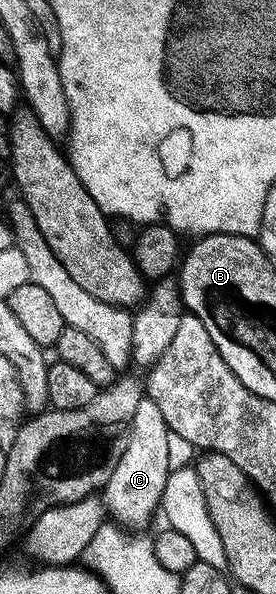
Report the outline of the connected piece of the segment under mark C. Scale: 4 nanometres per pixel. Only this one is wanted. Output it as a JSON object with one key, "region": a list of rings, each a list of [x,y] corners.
{"region":[[[142,398],[128,431],[126,450],[122,458],[118,458],[118,466],[114,466],[102,489],[107,515],[125,529],[143,529],[140,527],[151,518],[152,511],[161,507],[169,474],[169,456],[166,451],[168,432],[168,423],[166,418],[162,418],[162,410],[158,410],[158,405],[152,400]]]}

